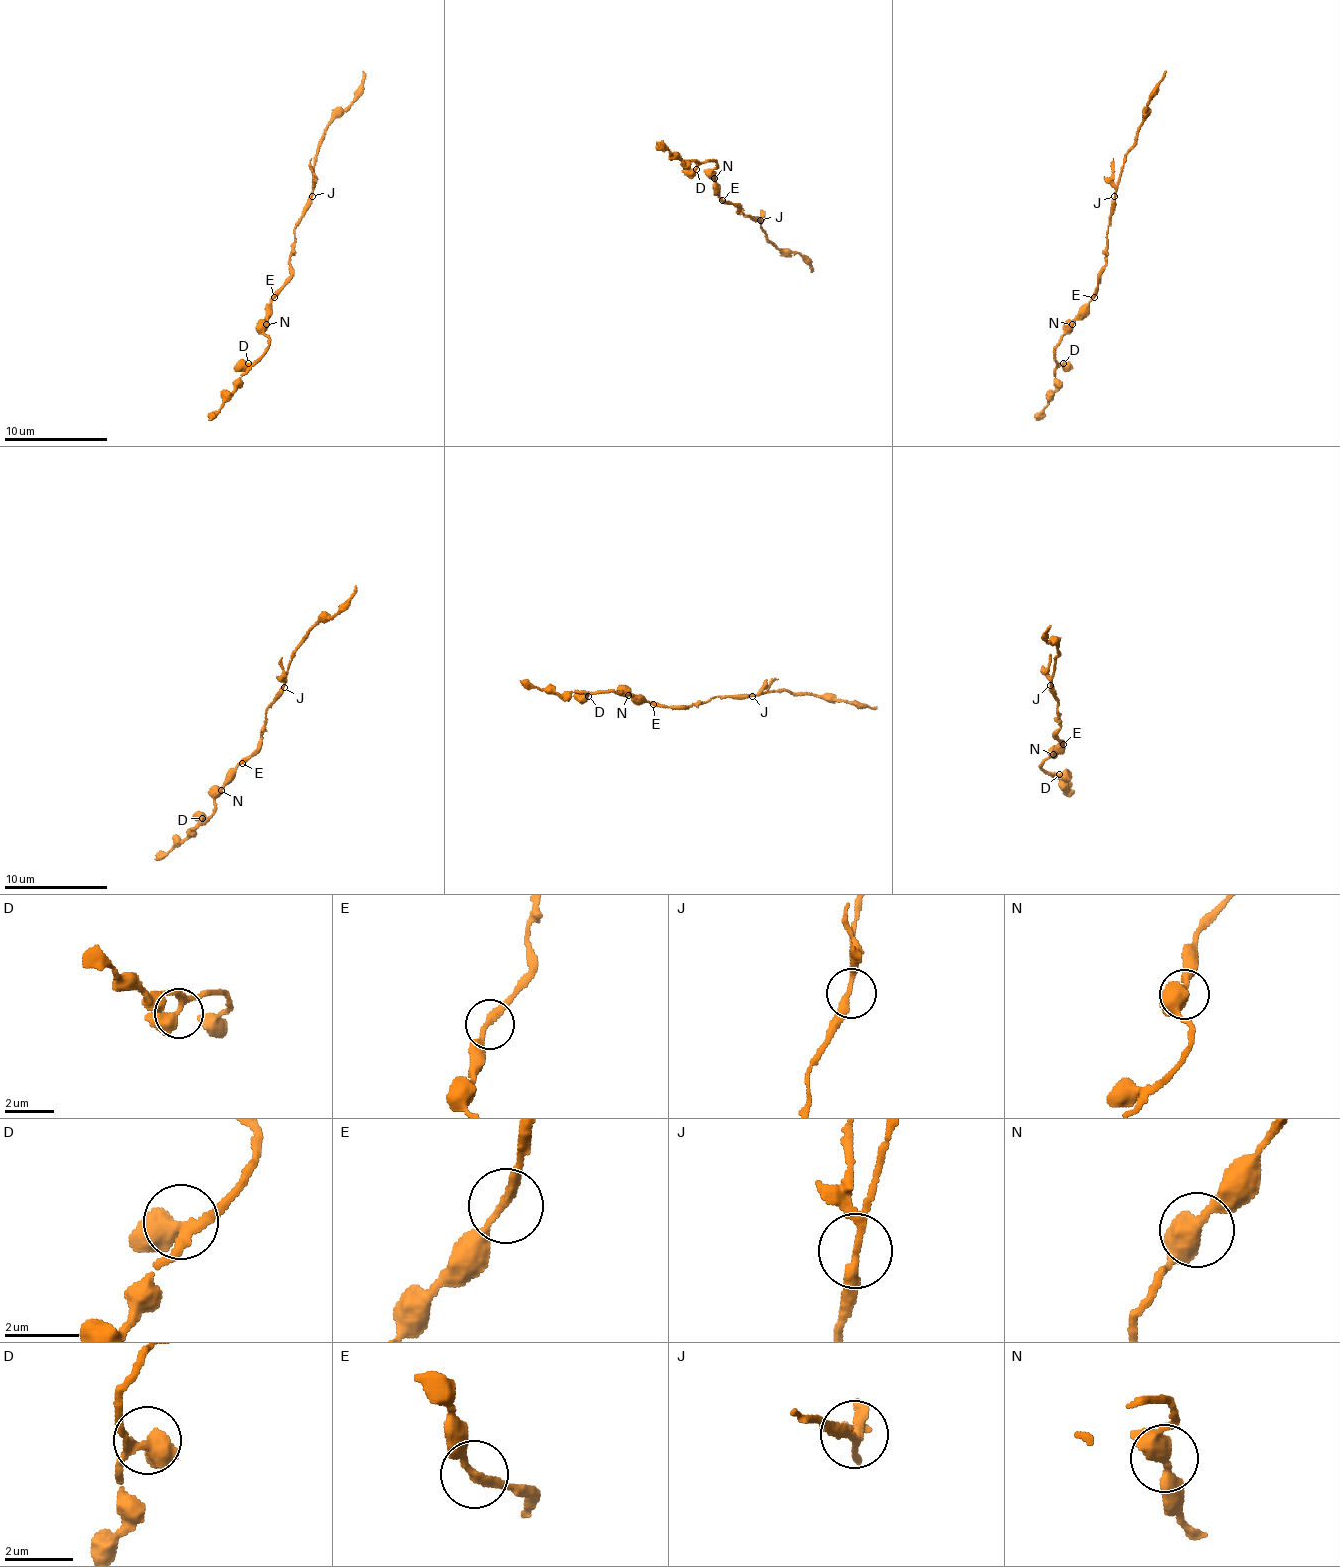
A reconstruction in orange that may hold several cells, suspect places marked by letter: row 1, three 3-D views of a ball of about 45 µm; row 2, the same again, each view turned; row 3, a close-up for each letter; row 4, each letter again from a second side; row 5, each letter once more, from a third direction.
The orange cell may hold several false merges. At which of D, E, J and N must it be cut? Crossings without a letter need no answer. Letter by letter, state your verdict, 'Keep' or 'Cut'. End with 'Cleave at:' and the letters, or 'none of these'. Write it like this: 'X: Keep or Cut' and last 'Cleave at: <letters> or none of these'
D: Keep
E: Keep
J: Keep
N: Keep
Cleave at: none of these

